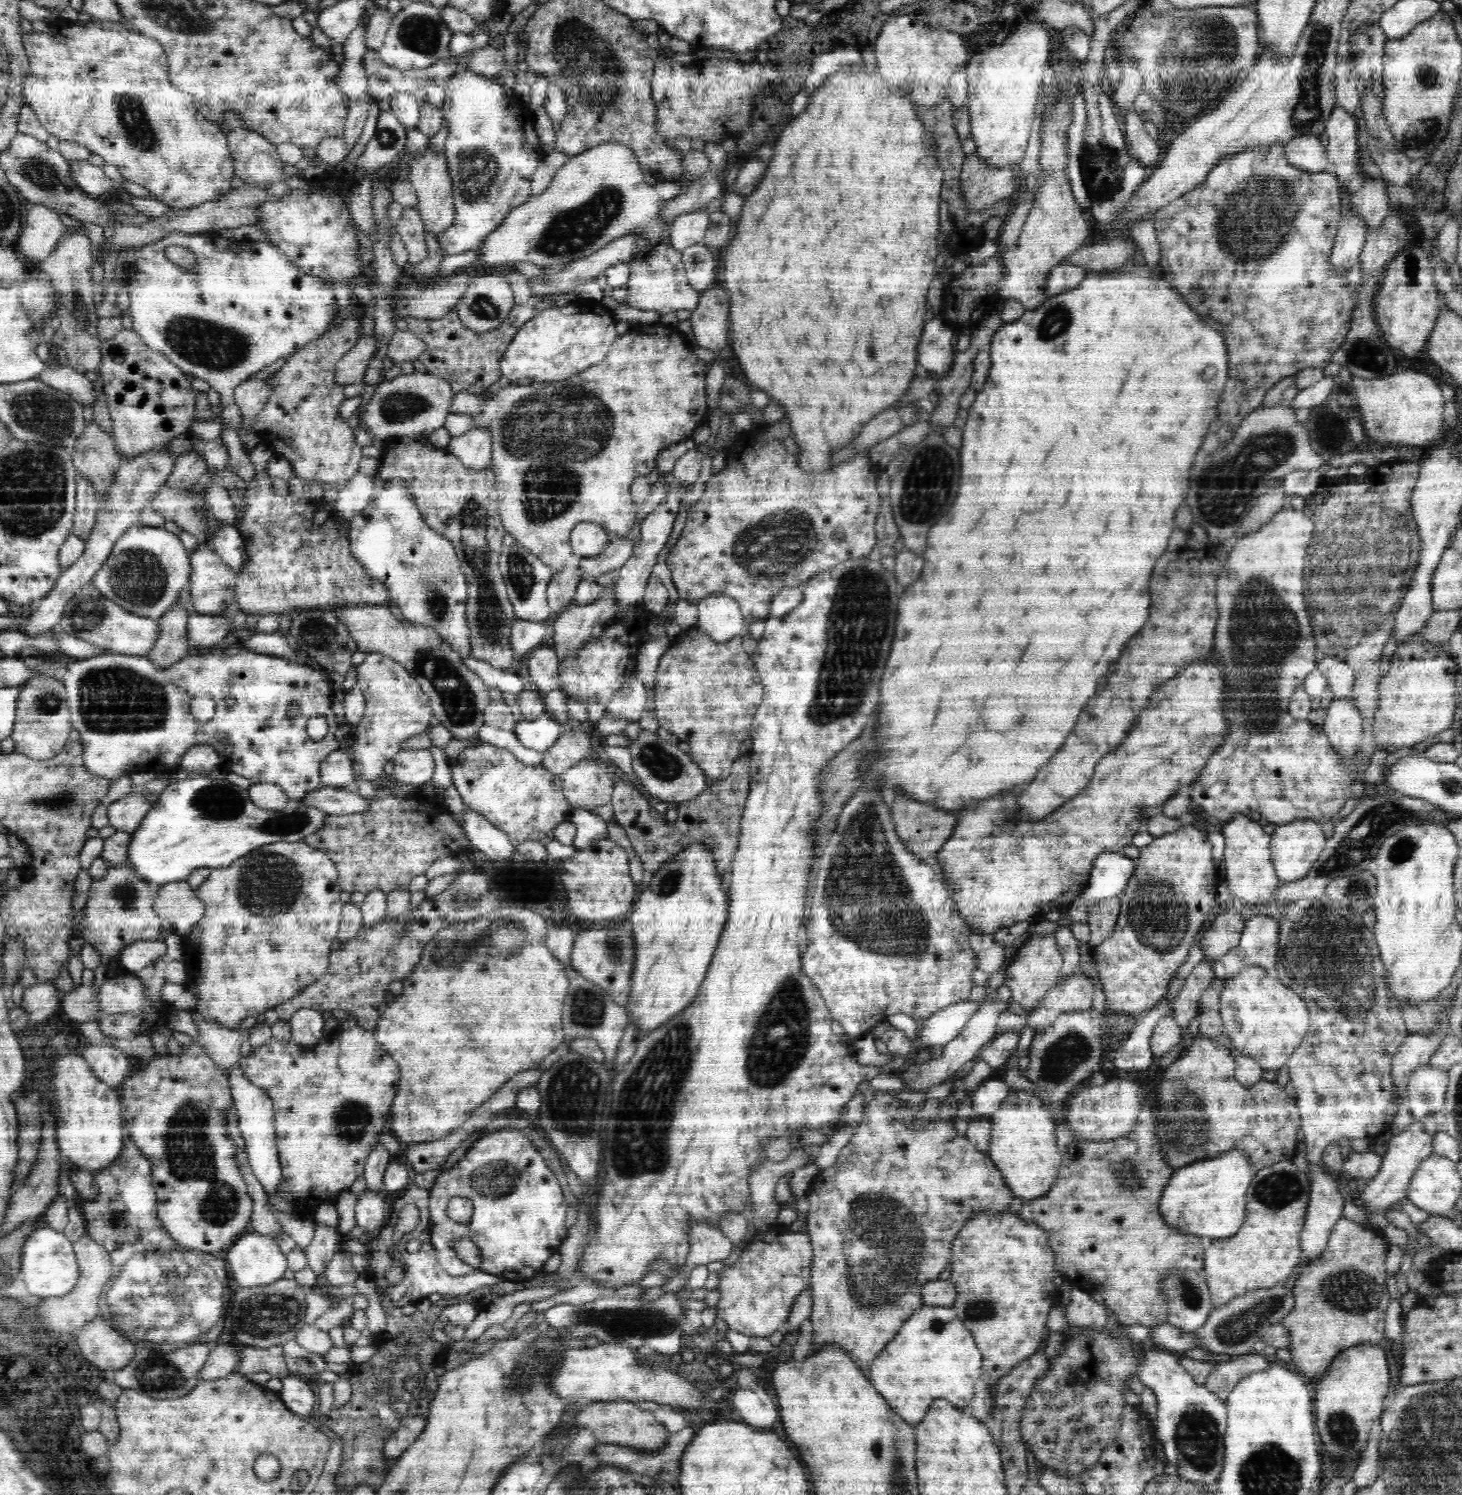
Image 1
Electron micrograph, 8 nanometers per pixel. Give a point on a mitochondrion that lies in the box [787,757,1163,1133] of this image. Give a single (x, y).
(870, 905)

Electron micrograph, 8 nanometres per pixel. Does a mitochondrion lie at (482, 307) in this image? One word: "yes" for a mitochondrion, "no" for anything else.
yes

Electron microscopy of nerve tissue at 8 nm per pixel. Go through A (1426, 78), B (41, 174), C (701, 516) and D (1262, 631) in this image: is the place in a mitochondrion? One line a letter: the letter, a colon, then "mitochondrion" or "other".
A: other
B: mitochondrion
C: other
D: mitochondrion

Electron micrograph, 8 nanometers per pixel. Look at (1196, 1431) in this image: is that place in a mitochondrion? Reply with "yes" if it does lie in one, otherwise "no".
yes

